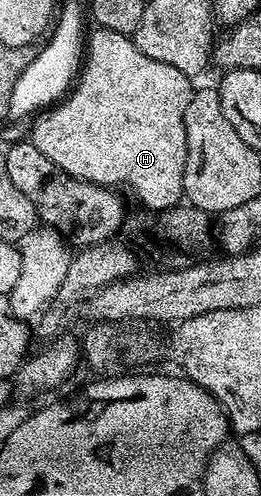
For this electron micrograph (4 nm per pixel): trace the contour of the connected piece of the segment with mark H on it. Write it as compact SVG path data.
M104 27L92 32L85 43L85 62L73 90L62 102L44 110L34 120L35 128L29 135L29 141L41 149L41 153L45 153L53 165L65 169L65 173L73 177L112 189L128 187L139 198L140 205L148 207L148 212L176 207L184 198L187 152L185 109L189 109L192 80L181 73L181 69L165 65L165 61L145 57L145 53L137 49L132 36L113 33L113 29Z

